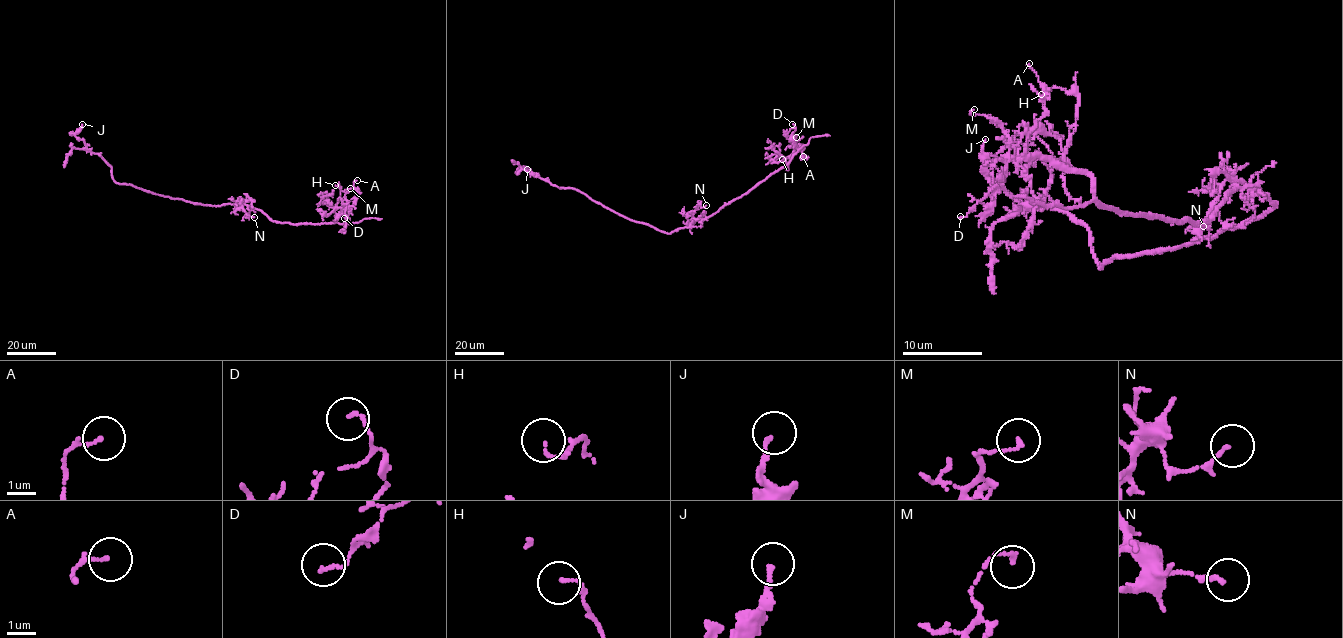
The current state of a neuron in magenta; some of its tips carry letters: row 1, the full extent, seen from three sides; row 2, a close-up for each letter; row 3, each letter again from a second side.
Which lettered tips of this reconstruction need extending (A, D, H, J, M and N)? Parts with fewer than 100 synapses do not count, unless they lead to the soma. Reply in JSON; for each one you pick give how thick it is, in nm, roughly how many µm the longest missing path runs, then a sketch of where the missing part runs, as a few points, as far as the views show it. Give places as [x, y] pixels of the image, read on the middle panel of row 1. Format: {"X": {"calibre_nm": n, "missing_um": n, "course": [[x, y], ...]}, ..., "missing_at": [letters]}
{"missing_at": []}

